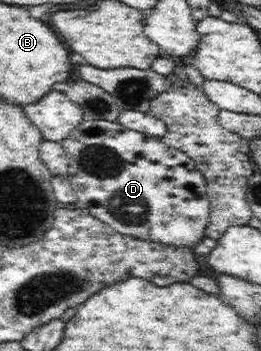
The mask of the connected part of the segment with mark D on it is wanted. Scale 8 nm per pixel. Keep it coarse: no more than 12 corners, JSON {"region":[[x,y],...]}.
{"region":[[117,121],[62,140],[76,206],[124,235],[193,247],[206,180]]}

